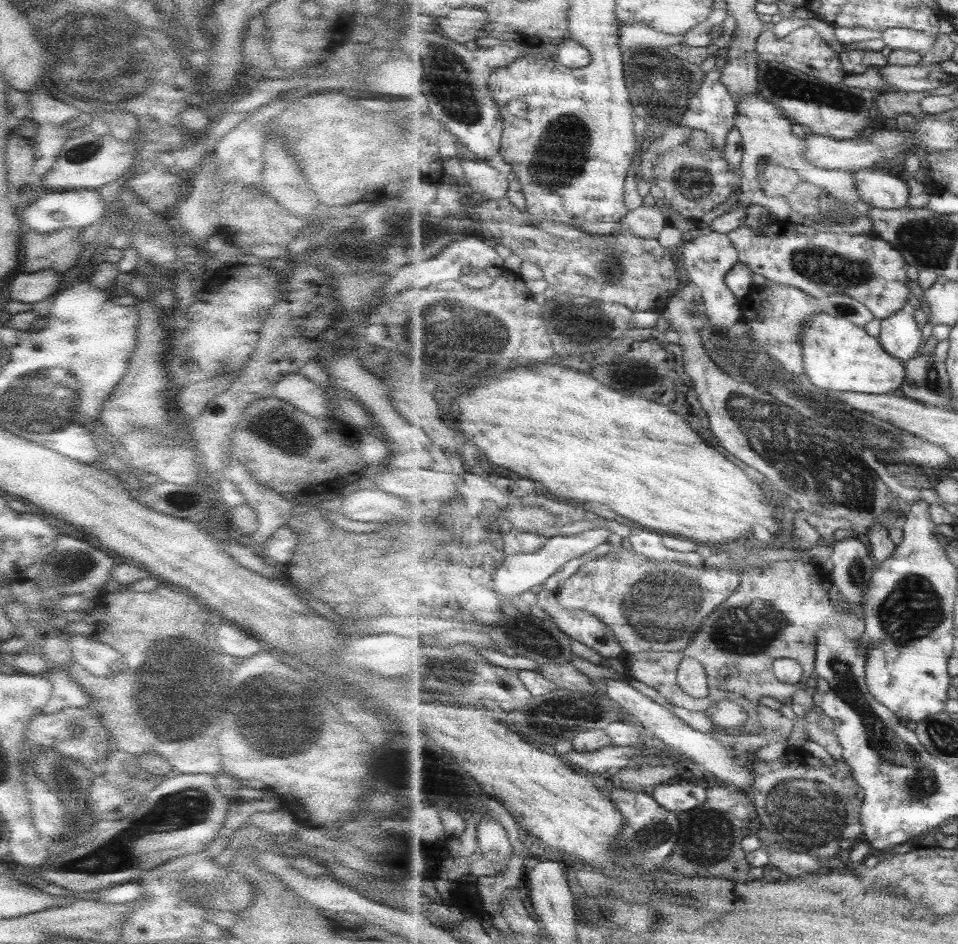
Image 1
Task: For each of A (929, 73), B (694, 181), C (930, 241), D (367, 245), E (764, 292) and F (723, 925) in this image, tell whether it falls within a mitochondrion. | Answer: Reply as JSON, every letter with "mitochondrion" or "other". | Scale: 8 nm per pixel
{"A":"other","B":"mitochondrion","C":"mitochondrion","D":"mitochondrion","E":"other","F":"other"}

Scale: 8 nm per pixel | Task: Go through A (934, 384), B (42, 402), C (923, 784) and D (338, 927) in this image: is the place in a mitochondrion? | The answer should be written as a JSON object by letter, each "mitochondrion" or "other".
{"A":"mitochondrion","B":"mitochondrion","C":"mitochondrion","D":"other"}

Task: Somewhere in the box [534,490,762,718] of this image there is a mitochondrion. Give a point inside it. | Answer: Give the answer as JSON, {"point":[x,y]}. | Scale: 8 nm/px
{"point":[640,608]}

